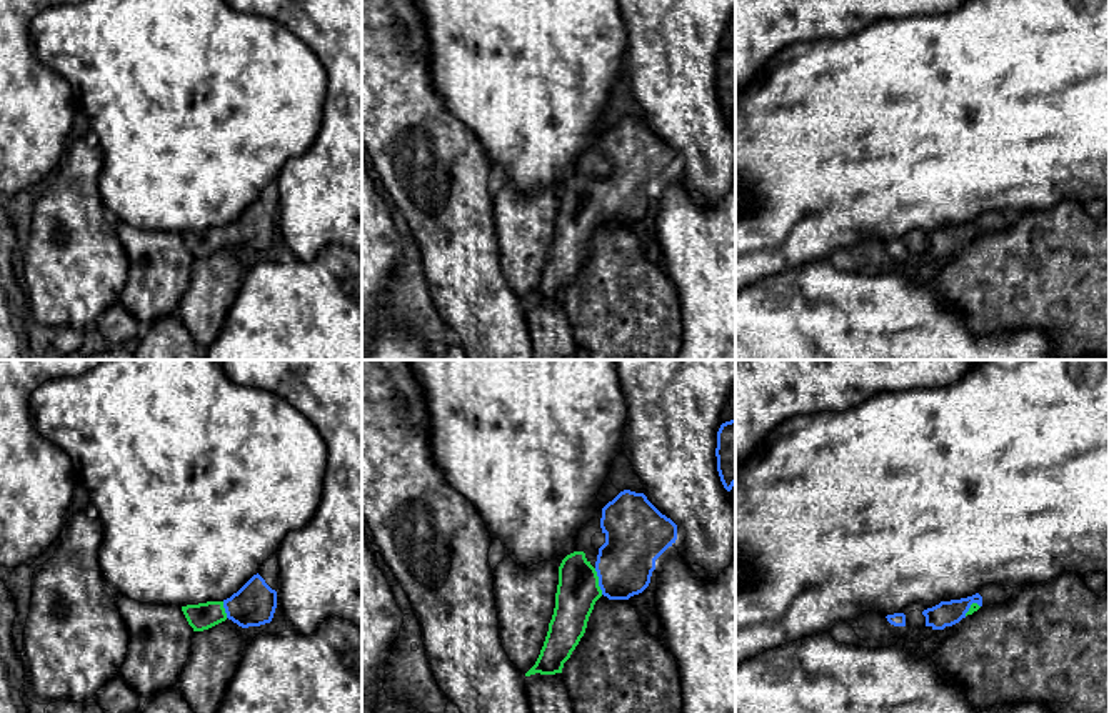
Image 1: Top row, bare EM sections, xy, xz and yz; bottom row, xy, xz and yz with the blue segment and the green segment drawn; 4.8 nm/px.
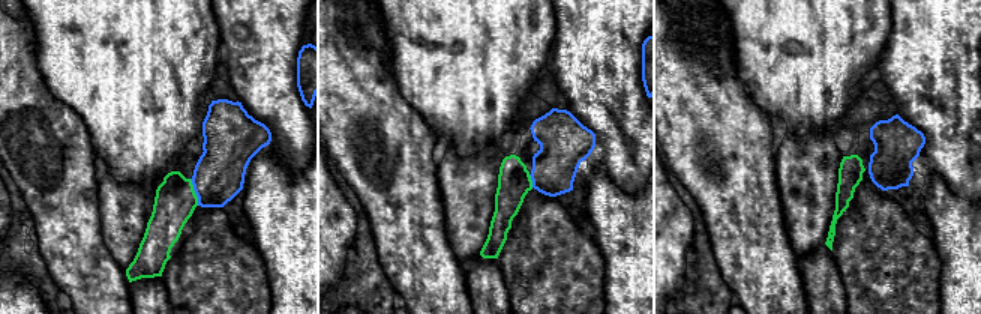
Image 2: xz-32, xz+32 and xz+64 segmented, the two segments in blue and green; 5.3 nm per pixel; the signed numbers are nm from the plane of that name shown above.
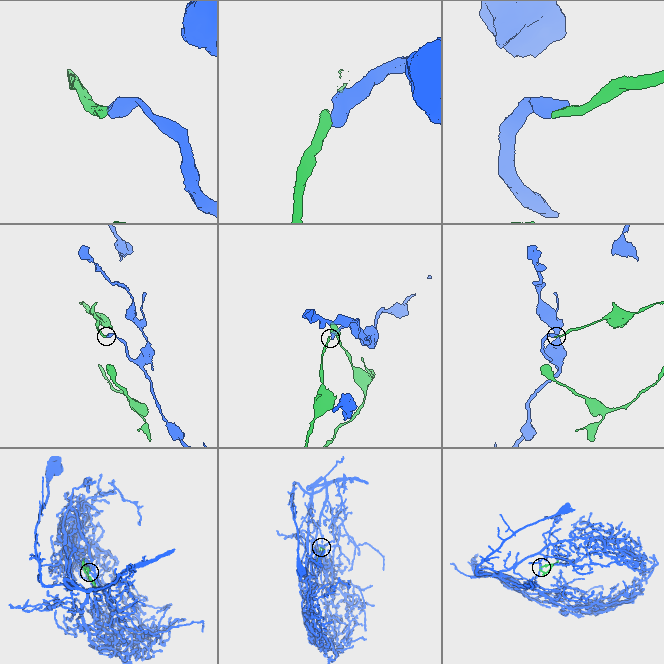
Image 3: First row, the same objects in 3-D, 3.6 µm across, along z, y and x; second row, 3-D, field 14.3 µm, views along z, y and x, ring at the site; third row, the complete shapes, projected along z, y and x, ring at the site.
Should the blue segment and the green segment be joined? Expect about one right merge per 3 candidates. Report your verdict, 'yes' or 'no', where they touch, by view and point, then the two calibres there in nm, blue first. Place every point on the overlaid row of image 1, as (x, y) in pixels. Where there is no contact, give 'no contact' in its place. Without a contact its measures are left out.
yes; meets blue in xz at (599, 582); 280 nm thick on the blue side, 200 nm on the other

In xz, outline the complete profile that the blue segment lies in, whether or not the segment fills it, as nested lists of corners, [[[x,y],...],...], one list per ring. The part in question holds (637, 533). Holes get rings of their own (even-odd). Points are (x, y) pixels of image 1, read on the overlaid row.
[[[630,490],[620,491],[602,508],[600,528],[605,543],[599,548],[594,566],[584,551],[574,551],[562,560],[549,631],[535,665],[525,676],[562,673],[564,663],[585,633],[595,601],[602,595],[609,600],[629,600],[642,593],[650,583],[655,560],[677,540],[677,525],[662,515],[644,493]]]

